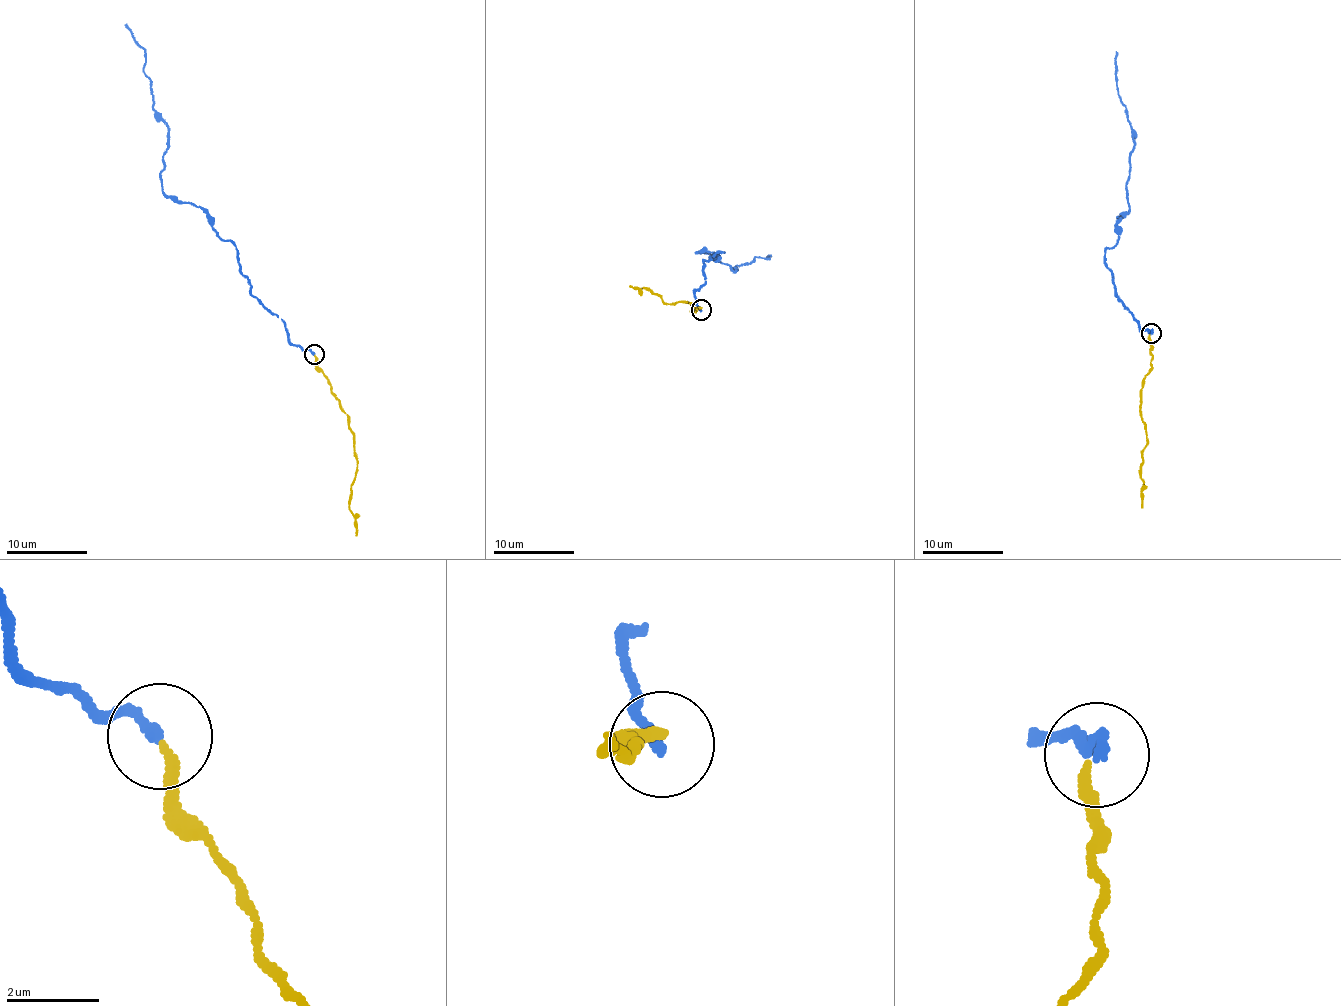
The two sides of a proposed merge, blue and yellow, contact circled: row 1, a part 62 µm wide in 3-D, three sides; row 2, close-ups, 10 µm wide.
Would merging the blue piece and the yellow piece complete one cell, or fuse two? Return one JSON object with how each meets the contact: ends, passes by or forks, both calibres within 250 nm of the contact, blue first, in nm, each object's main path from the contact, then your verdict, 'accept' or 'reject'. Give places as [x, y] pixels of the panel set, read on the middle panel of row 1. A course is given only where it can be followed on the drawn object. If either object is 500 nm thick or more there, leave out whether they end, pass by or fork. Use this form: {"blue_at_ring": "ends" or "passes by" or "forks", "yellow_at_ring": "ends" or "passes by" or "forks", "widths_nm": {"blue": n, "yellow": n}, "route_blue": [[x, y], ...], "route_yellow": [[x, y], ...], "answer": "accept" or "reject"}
{"blue_at_ring": "ends", "yellow_at_ring": "ends", "widths_nm": {"blue": 200, "yellow": 180}, "route_blue": [[701, 309], [694, 292], [705, 282], [704, 261], [723, 252], [719, 260], [696, 253], [736, 272], [769, 255]], "route_yellow": [[700, 309], [695, 306], [696, 312], [689, 310], [692, 305], [666, 302], [649, 290], [630, 286]], "answer": "accept"}

